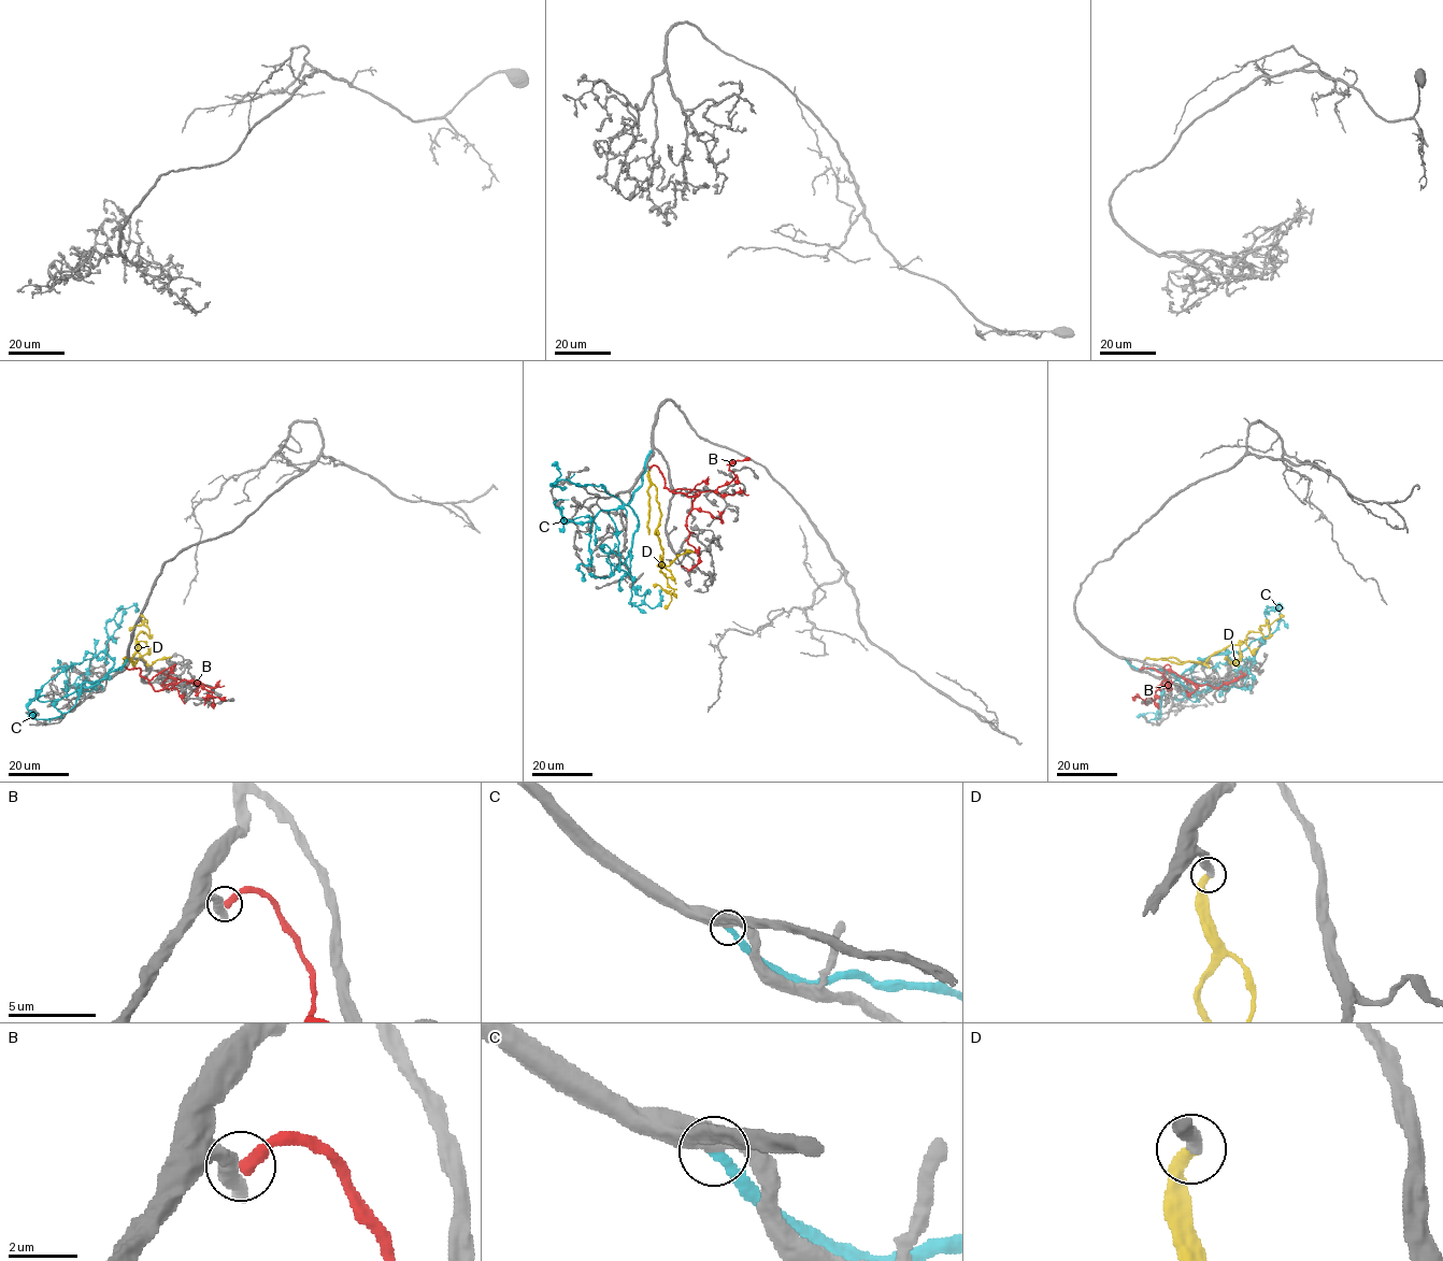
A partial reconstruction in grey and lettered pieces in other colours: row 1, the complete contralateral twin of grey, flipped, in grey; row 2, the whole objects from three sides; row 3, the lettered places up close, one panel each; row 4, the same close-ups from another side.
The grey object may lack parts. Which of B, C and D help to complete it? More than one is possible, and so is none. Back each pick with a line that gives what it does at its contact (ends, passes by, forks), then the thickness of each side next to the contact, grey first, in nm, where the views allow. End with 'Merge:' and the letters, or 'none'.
D: it ends there; 360 nm thick on the grey side, 420 nm on the other
Merge: D

